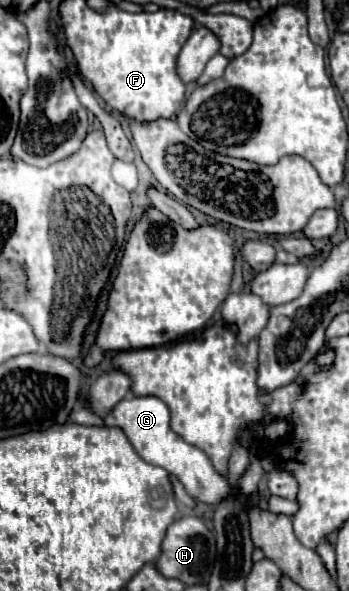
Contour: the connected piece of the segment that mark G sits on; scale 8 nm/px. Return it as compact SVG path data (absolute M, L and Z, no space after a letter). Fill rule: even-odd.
M126 397L114 407L114 411L110 415L104 417L104 423L108 427L122 429L126 433L128 441L132 443L134 451L146 463L152 463L156 467L164 467L168 473L174 473L180 479L180 483L184 485L184 489L188 491L188 495L194 497L196 501L202 501L202 503L216 505L230 491L240 491L248 499L248 495L252 491L256 491L258 481L264 475L264 469L258 461L252 461L246 475L236 479L234 483L232 483L232 479L226 479L226 477L218 475L204 451L186 443L180 435L176 435L170 429L170 411L168 411L166 403L158 397Z

